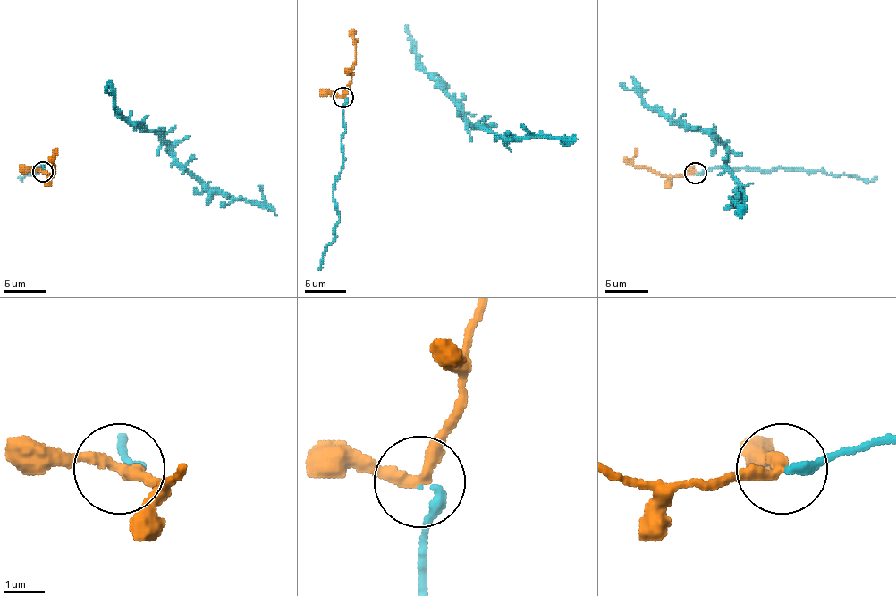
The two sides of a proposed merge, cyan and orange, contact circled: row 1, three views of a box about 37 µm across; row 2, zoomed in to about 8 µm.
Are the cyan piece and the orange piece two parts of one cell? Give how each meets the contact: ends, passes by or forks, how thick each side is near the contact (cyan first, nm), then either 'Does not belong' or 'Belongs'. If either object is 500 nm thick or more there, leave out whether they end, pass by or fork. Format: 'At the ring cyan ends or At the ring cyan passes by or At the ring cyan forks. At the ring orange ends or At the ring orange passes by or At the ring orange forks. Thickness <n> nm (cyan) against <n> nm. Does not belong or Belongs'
At the ring cyan ends. At the ring orange passes by. Thickness 240 nm (cyan) against 280 nm. Belongs

